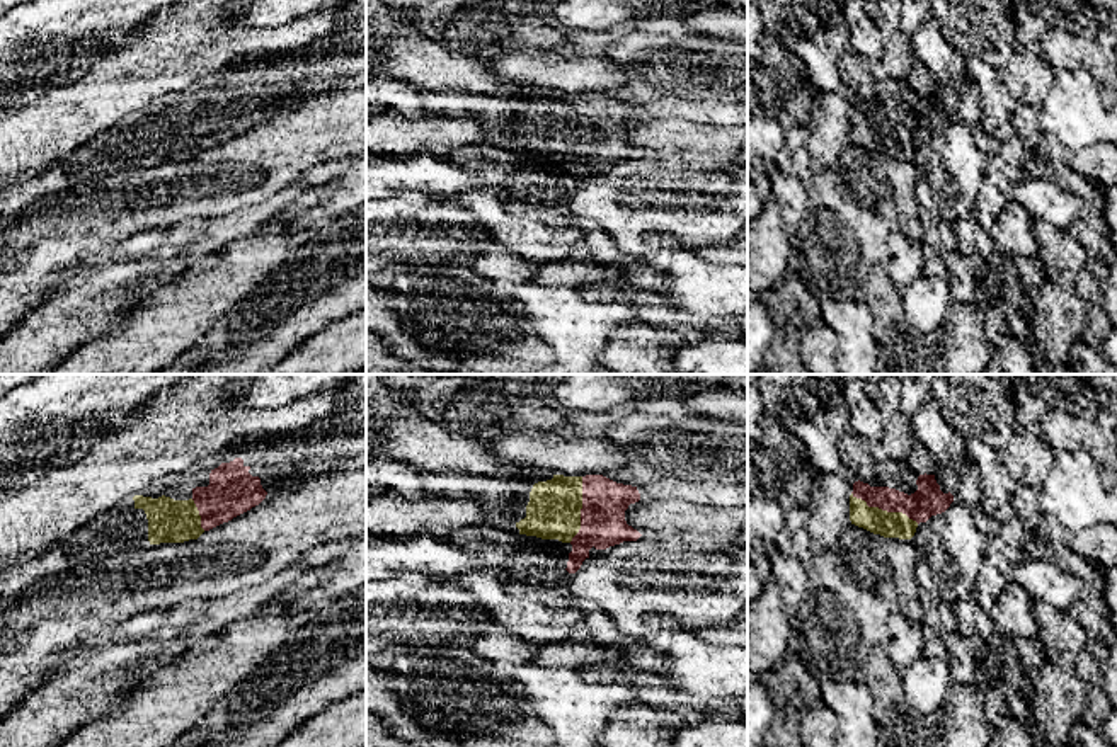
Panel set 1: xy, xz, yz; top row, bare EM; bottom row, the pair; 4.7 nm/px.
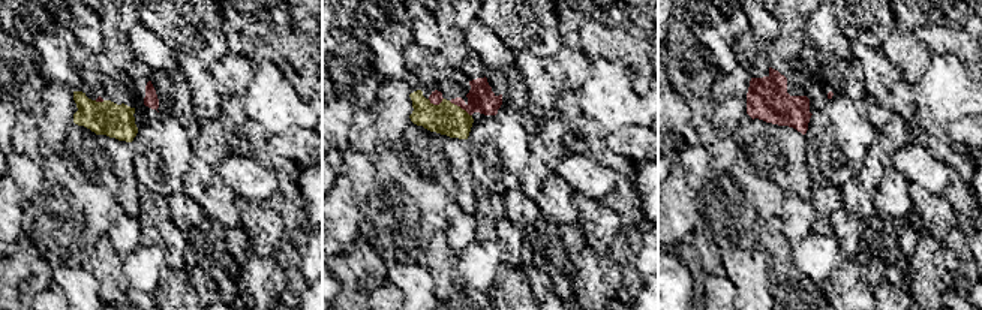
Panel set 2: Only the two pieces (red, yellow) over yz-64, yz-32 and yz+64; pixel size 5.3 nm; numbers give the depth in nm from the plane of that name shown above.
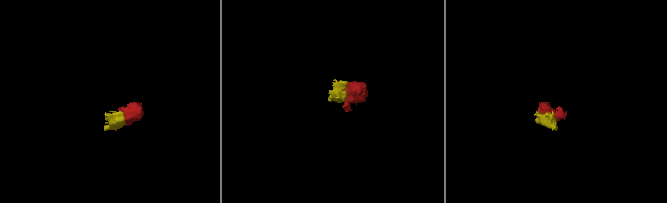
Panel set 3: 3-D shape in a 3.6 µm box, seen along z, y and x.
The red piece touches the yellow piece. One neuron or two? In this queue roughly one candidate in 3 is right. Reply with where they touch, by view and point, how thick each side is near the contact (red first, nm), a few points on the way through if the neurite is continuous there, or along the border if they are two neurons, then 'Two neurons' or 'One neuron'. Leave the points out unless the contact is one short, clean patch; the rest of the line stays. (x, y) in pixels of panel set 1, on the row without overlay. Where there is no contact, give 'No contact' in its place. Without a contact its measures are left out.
Touches red at yz (886, 128). Thickness 150 nm (red) against 130 nm. Path across: yz (928, 118), (913, 128), (886, 128), (889, 143). One neuron

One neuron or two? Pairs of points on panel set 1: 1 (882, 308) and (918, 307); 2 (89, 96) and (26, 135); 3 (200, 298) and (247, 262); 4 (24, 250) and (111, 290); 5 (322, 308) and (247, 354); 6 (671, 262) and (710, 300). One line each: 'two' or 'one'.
1: two
2: one
3: one
4: two
5: one
6: one

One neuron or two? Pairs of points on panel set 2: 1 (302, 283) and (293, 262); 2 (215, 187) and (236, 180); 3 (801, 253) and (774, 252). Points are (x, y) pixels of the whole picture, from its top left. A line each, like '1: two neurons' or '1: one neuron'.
1: one neuron
2: two neurons
3: two neurons

